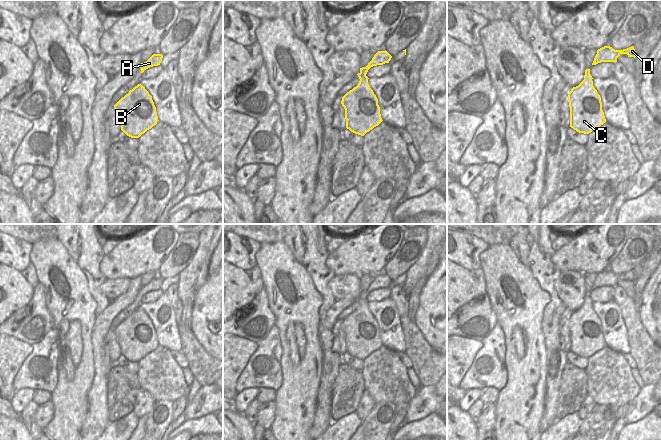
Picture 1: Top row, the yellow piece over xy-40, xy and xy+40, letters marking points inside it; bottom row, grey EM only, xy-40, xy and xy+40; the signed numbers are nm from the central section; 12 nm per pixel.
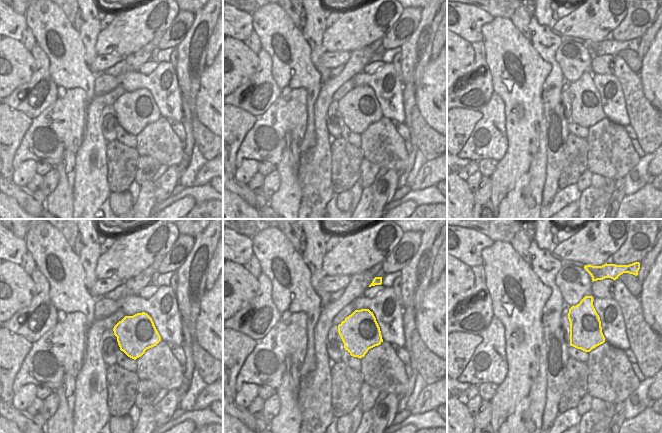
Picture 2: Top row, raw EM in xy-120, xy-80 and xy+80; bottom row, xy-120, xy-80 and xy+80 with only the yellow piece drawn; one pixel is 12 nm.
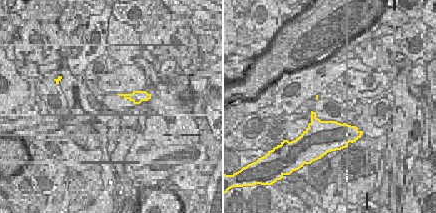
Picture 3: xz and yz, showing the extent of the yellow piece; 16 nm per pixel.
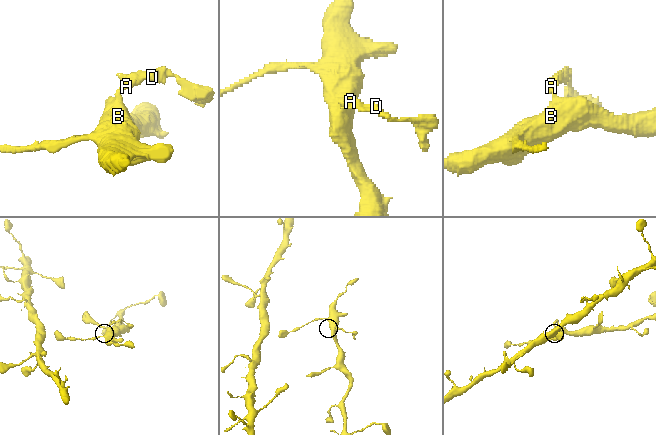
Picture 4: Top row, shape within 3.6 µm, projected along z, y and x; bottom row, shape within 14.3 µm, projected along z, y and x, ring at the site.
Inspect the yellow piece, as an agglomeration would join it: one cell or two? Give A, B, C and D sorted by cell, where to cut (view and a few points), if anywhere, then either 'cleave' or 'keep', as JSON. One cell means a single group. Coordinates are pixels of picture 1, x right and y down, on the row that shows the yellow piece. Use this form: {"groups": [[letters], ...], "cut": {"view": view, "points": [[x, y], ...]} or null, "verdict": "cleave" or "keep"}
{"groups": [["A", "D"], ["B", "C"]], "cut": {"view": "xy", "points": [[360, 72], [365, 75]]}, "verdict": "cleave"}

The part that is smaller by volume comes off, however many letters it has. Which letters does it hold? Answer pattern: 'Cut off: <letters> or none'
Cut off: A, D

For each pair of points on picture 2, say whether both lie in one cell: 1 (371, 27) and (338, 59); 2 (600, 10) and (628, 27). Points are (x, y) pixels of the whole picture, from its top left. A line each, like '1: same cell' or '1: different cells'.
1: different cells
2: different cells

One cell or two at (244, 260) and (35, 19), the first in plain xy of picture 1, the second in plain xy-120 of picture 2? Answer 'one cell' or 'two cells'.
two cells

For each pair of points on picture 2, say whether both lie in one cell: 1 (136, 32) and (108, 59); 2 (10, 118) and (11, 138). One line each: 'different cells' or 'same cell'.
1: different cells
2: same cell

